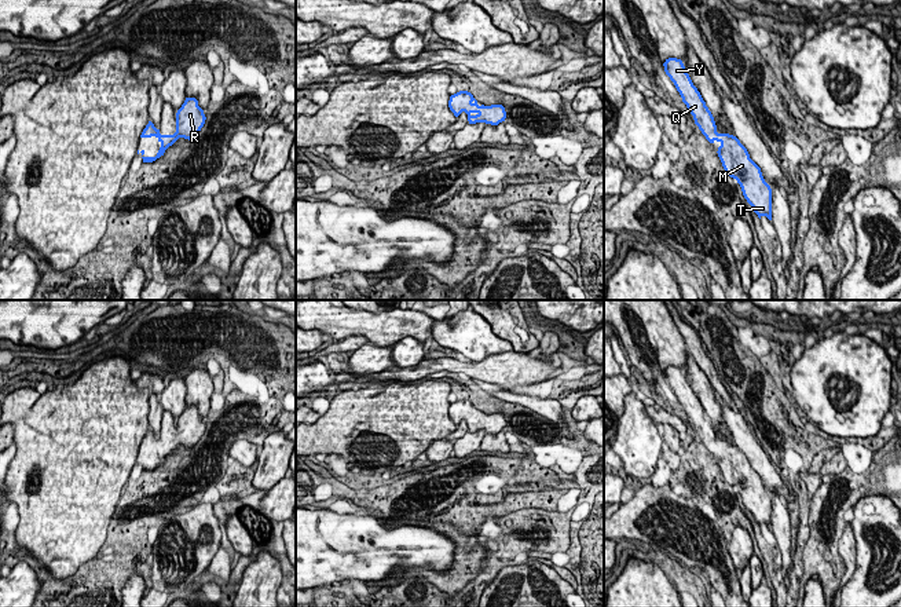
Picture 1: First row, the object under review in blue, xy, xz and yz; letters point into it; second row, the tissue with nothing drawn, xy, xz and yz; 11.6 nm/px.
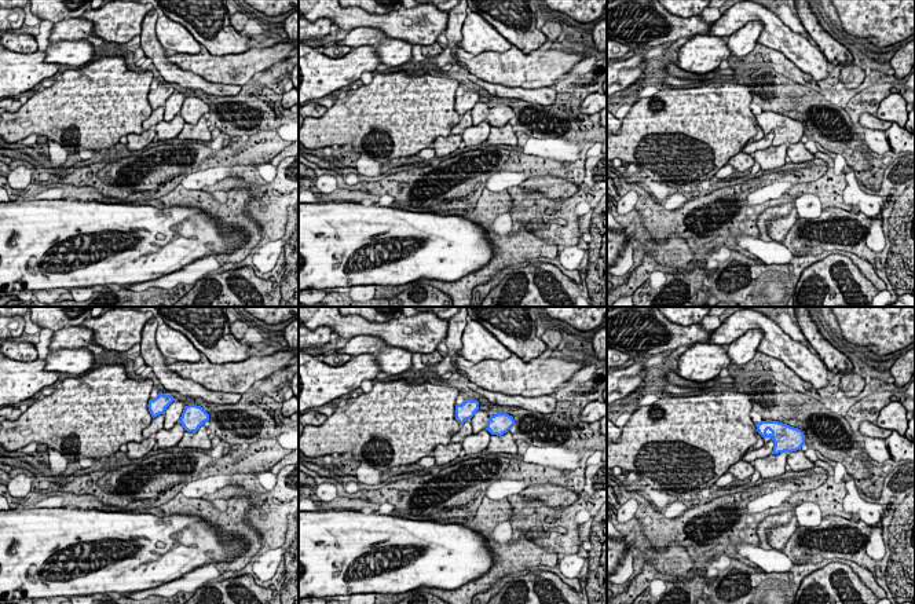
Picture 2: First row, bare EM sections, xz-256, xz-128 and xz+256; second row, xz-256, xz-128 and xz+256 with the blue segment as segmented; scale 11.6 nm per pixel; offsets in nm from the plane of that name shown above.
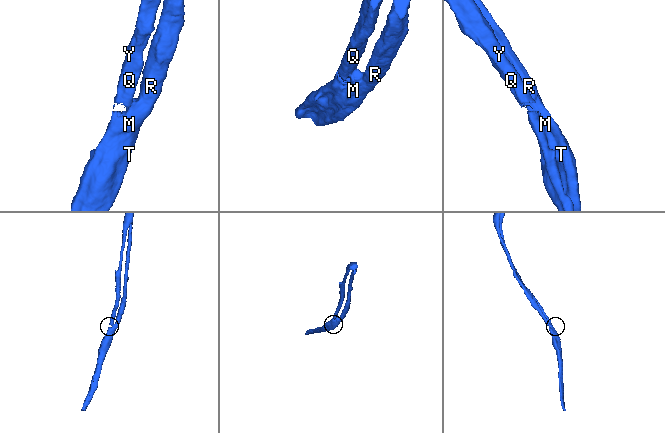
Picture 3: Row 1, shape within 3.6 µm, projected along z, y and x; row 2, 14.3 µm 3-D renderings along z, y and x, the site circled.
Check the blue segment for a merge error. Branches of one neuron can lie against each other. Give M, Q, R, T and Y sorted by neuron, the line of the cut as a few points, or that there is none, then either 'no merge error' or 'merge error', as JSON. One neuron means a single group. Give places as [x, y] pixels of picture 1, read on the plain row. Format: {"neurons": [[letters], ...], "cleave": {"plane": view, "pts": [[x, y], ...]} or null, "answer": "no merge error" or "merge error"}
{"neurons": [["M", "Q", "R", "T", "Y"]], "cleave": null, "answer": "no merge error"}

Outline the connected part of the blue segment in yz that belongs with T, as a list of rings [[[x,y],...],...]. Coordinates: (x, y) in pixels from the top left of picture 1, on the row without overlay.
[[[669,366],[663,374],[706,447],[710,451],[715,449],[721,451],[717,461],[725,480],[737,489],[744,507],[758,526],[766,524],[772,529],[772,497],[765,490],[761,476],[750,467],[747,457],[736,445],[717,440],[714,425],[693,394],[682,369]]]

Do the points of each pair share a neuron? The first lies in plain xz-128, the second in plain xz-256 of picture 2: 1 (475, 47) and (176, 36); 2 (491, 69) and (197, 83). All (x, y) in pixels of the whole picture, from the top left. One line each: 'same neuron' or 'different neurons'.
1: same neuron
2: different neurons

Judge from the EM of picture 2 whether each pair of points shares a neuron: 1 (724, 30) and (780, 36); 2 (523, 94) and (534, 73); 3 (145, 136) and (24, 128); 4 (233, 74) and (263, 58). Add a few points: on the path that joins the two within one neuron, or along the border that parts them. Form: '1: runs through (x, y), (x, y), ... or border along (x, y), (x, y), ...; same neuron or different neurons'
1: runs through (738, 17), (760, 15), (767, 22); same neuron
2: border along (496, 83), (518, 87), (551, 87); different neurons
3: runs through (114, 123), (54, 123); same neuron
4: runs through (240, 68), (256, 59); same neuron

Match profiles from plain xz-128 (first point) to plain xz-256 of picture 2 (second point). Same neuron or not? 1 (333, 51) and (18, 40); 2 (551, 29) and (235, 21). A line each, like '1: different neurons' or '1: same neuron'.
1: same neuron
2: same neuron

